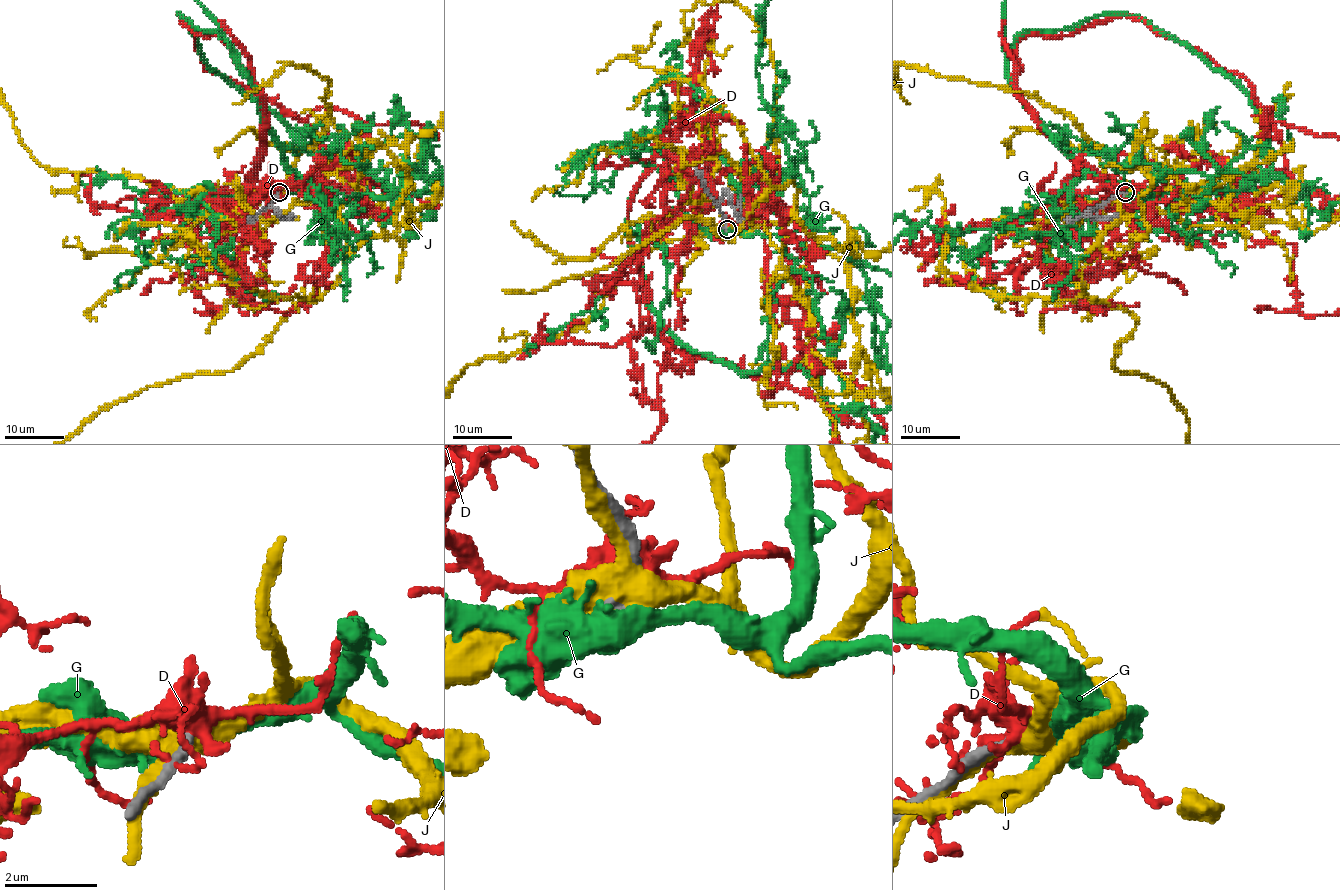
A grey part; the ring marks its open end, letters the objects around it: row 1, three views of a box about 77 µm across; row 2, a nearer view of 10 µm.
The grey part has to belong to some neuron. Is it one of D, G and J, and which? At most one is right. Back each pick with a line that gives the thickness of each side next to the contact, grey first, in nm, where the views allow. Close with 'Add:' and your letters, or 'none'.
Add: none

